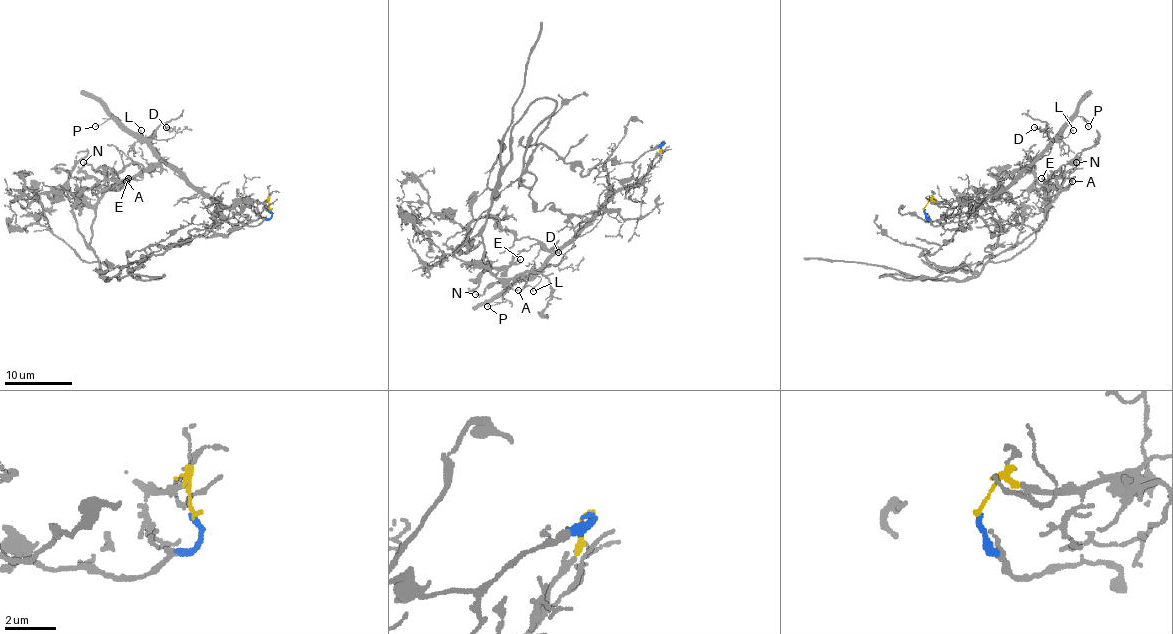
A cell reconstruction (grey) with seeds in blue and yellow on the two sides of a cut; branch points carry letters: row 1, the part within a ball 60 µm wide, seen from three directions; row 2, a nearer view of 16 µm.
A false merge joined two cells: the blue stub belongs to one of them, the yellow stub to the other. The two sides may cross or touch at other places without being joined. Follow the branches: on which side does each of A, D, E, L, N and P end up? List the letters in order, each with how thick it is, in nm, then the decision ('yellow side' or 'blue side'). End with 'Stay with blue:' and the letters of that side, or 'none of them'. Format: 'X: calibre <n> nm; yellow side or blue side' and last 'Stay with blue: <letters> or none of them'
A: calibre 120 nm; blue side
D: calibre 140 nm; yellow side
E: calibre 110 nm; blue side
L: calibre 110 nm; yellow side
N: calibre 190 nm; blue side
P: calibre 90 nm; yellow side
Stay with blue: A, E, N

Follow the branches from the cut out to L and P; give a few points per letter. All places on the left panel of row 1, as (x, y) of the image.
L: (270, 208), (268, 200), (260, 203), (243, 200), (218, 205), (211, 198), (203, 197), (157, 153), (140, 129)
P: (270, 208), (268, 200), (218, 205), (203, 197), (145, 141), (112, 116), (95, 126)

